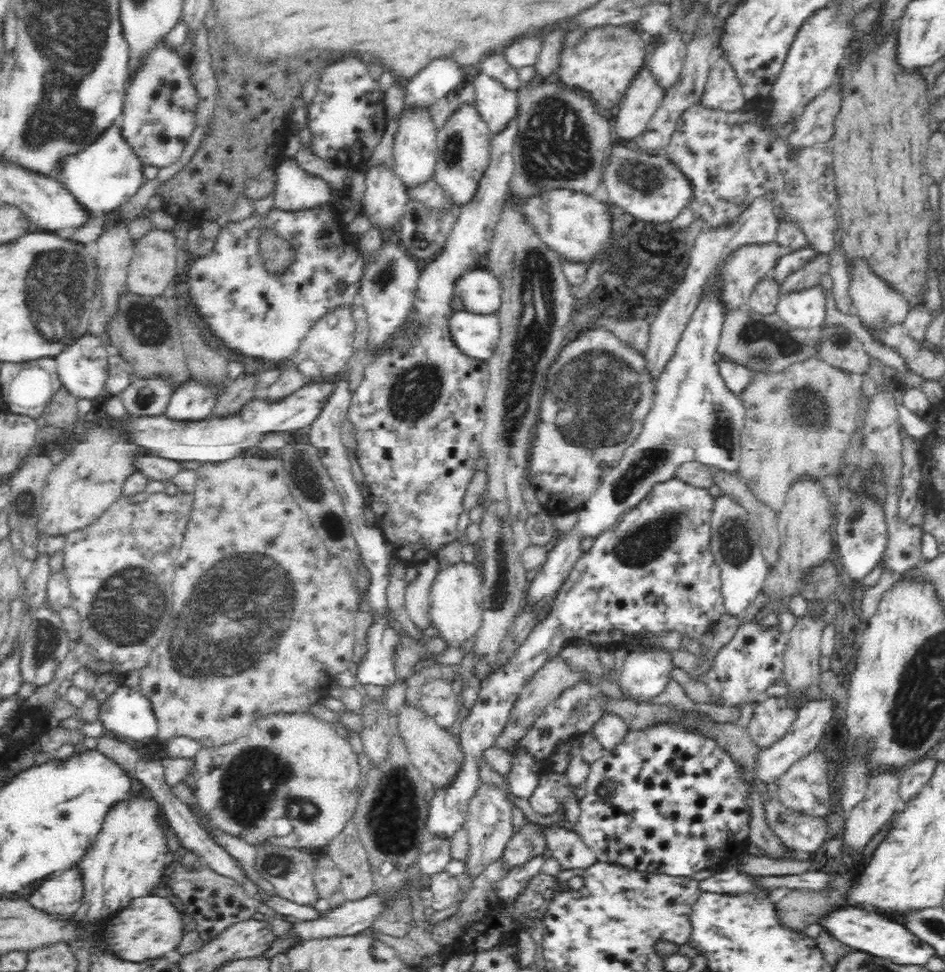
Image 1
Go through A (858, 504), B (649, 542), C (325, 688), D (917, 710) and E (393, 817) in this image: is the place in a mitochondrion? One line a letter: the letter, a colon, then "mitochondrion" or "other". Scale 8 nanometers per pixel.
A: mitochondrion
B: mitochondrion
C: other
D: mitochondrion
E: mitochondrion

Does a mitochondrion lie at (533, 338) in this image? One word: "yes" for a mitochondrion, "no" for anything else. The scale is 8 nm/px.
yes

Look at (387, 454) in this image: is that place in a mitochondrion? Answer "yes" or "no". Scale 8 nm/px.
no

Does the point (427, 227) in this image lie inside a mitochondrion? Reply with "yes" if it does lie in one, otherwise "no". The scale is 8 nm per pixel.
no

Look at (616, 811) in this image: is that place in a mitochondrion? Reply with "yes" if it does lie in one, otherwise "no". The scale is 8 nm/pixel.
no

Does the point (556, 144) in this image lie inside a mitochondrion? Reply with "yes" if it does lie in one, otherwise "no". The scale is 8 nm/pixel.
yes

